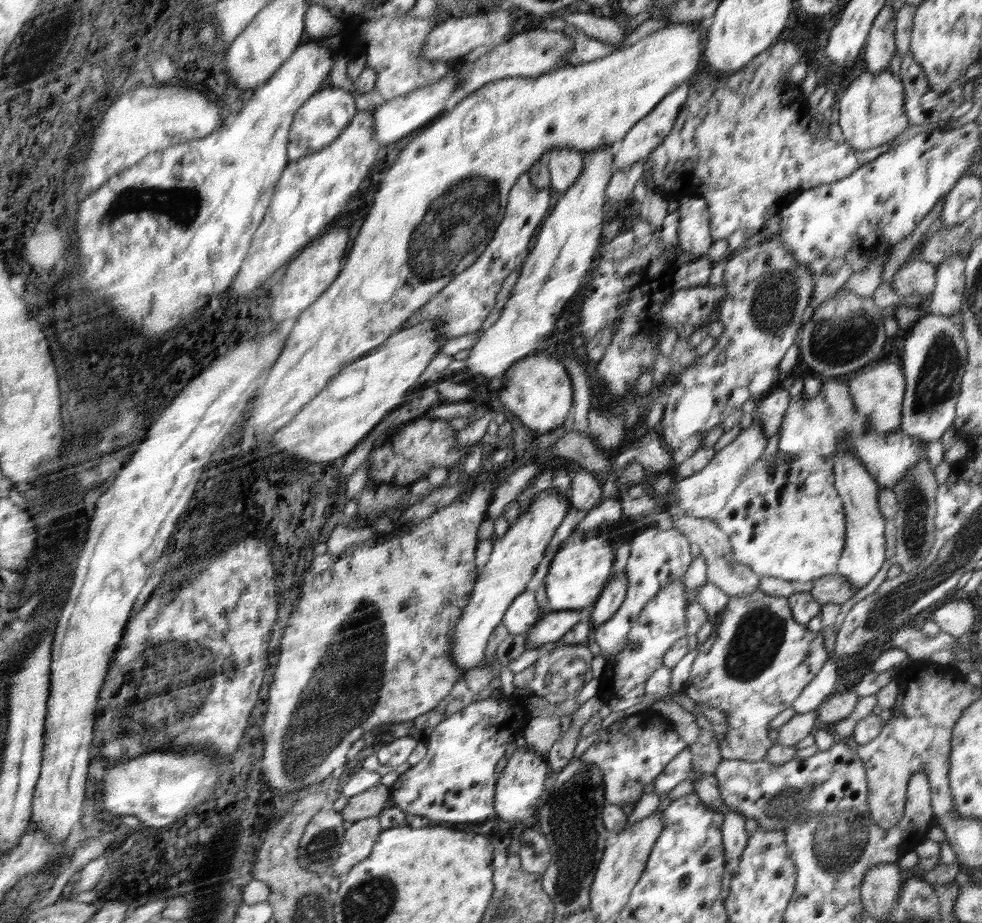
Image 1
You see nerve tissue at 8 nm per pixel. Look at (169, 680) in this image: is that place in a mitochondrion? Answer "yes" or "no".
yes

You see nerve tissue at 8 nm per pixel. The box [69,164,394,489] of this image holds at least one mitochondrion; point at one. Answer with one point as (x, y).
(183, 204)

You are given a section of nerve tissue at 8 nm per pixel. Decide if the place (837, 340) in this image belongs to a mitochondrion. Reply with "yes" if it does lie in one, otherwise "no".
yes

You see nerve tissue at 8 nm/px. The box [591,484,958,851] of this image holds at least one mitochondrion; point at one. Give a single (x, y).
(760, 633)

